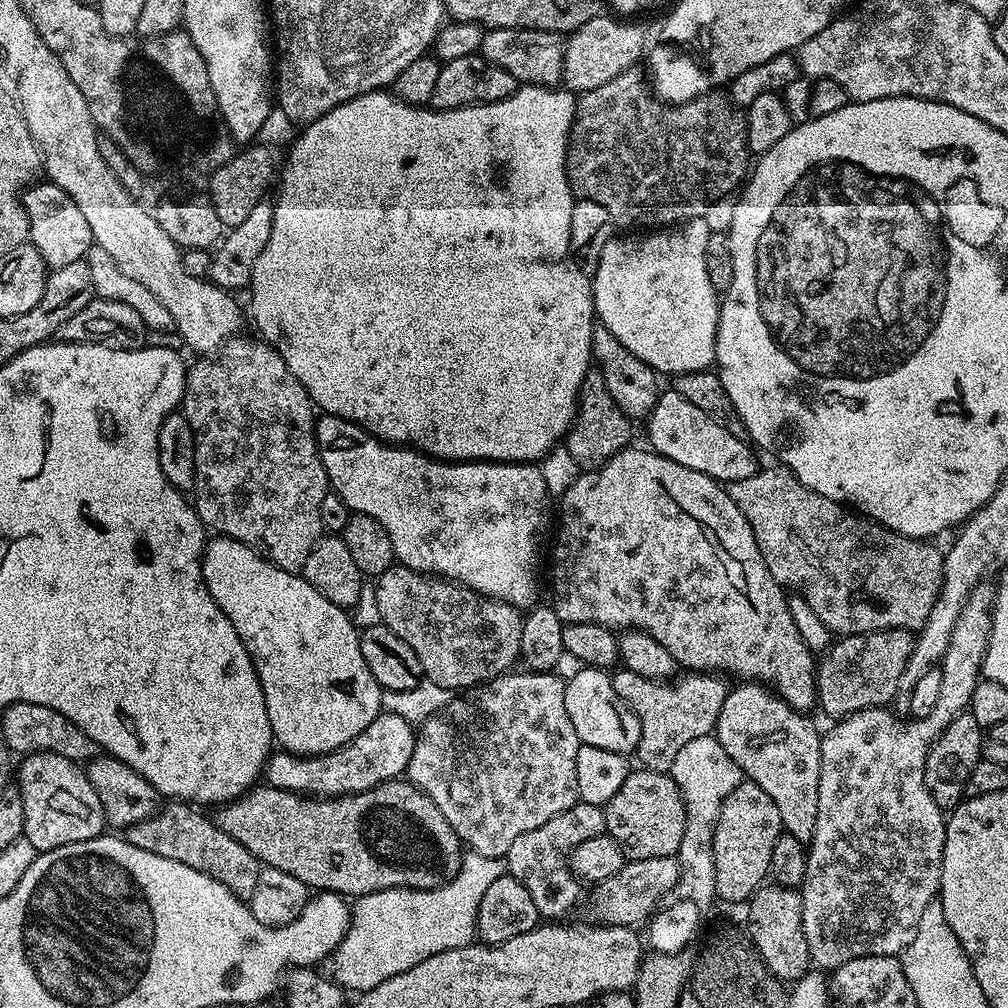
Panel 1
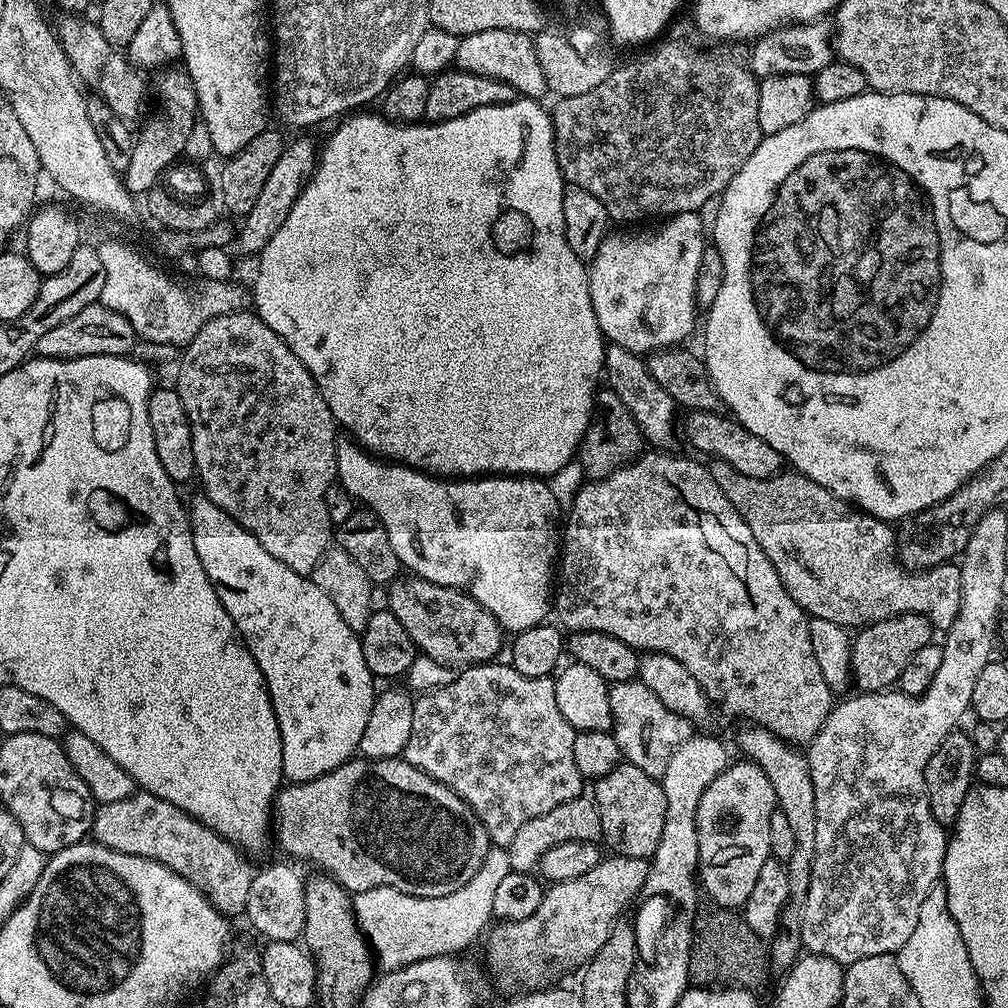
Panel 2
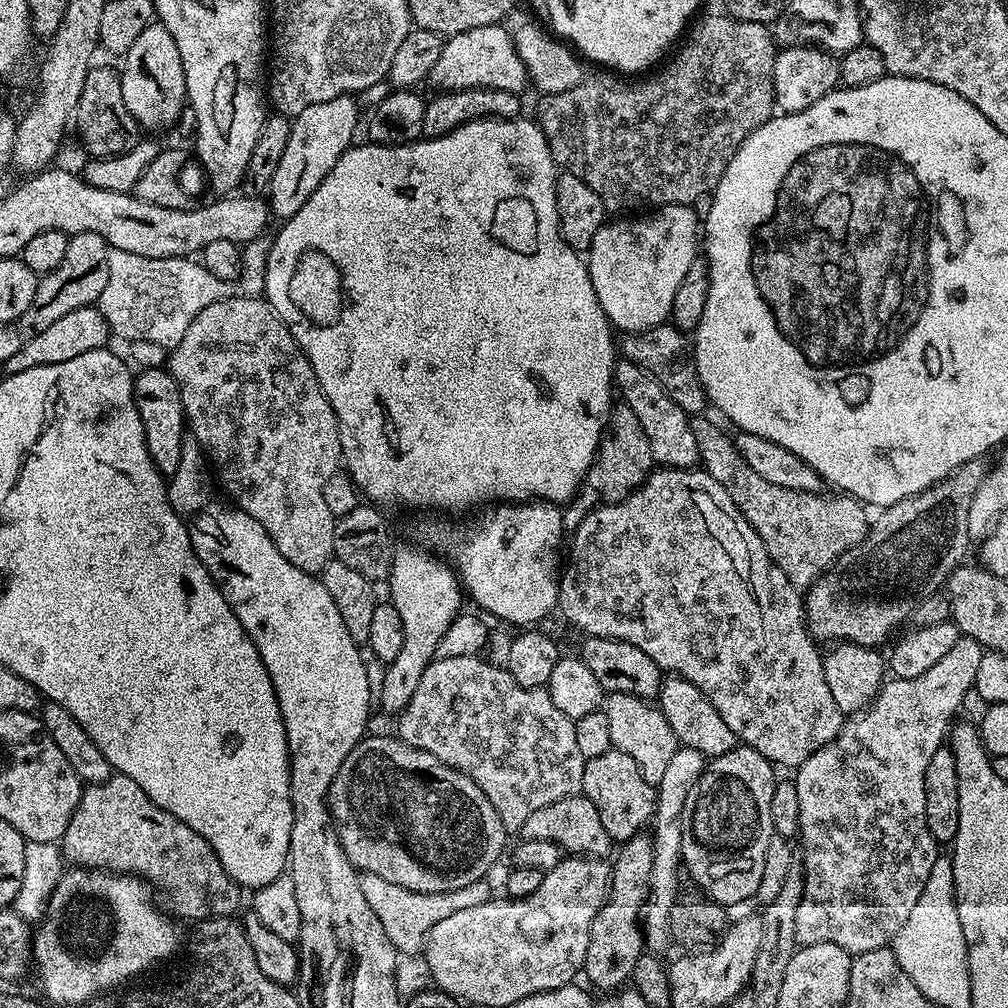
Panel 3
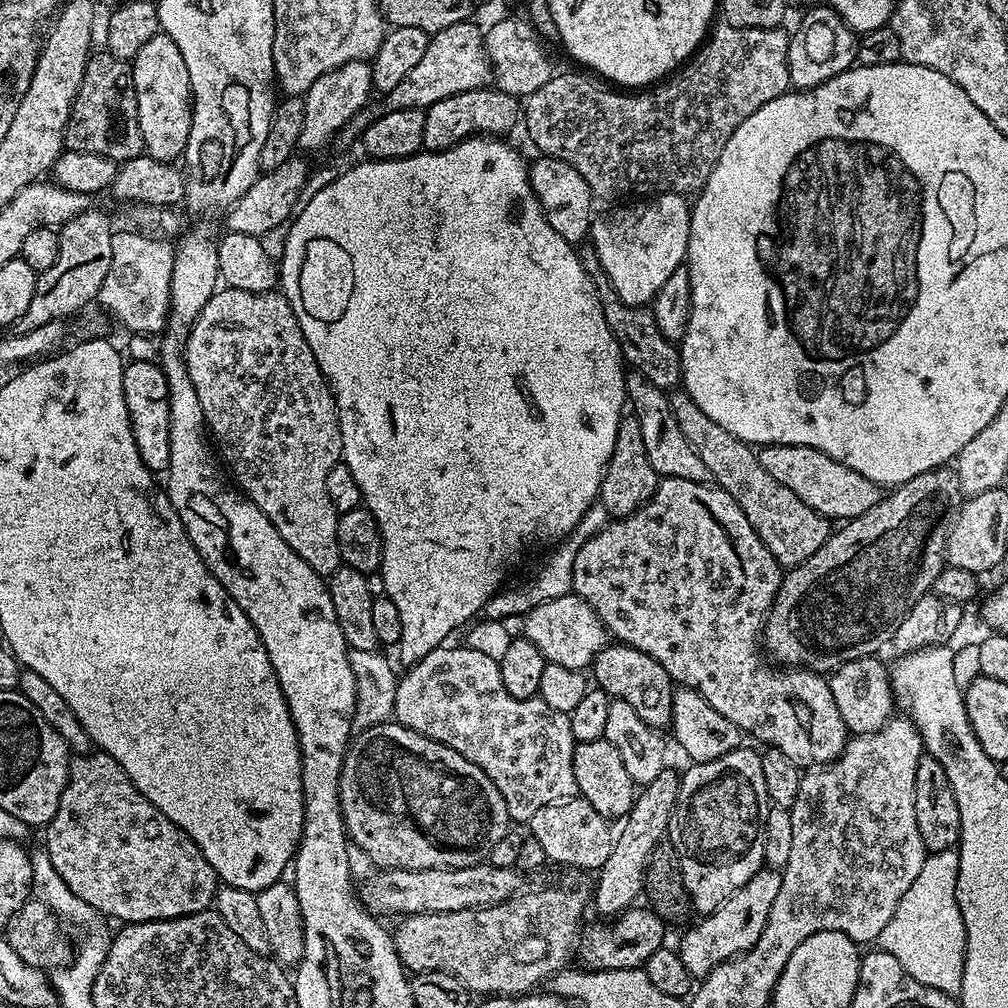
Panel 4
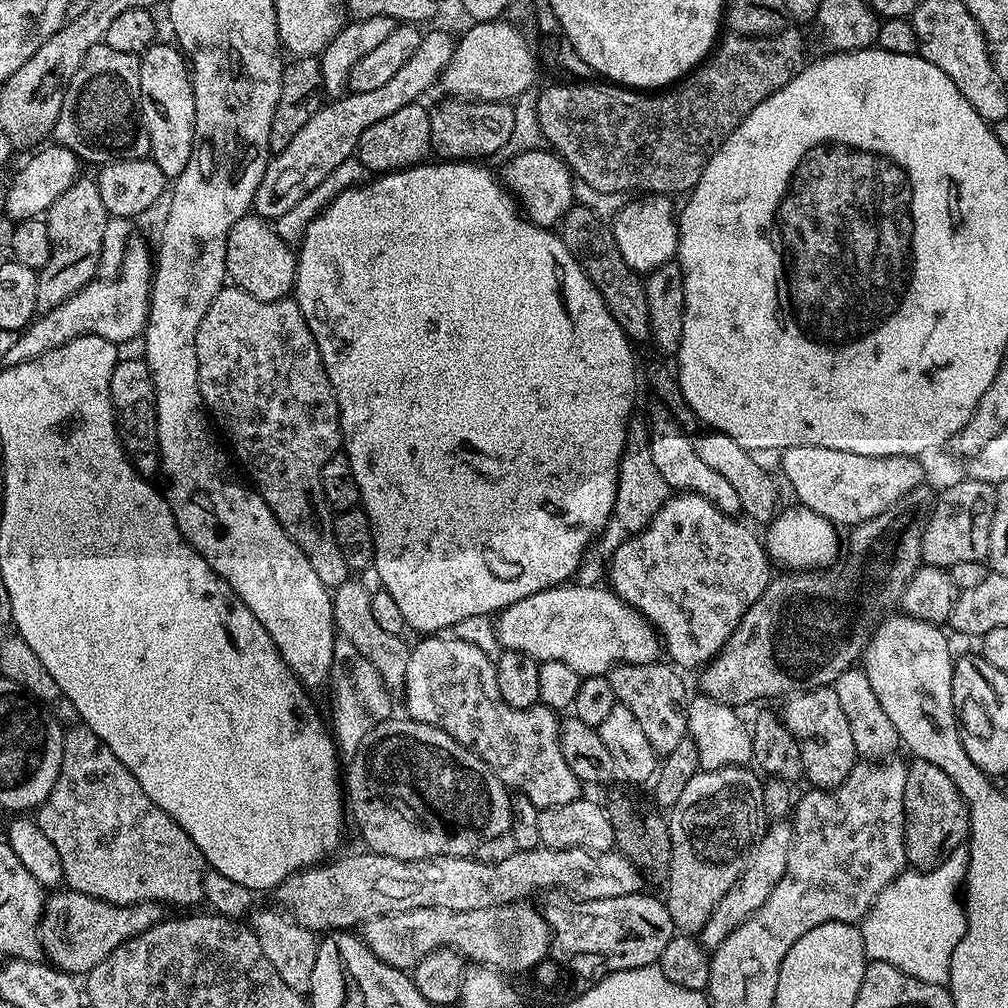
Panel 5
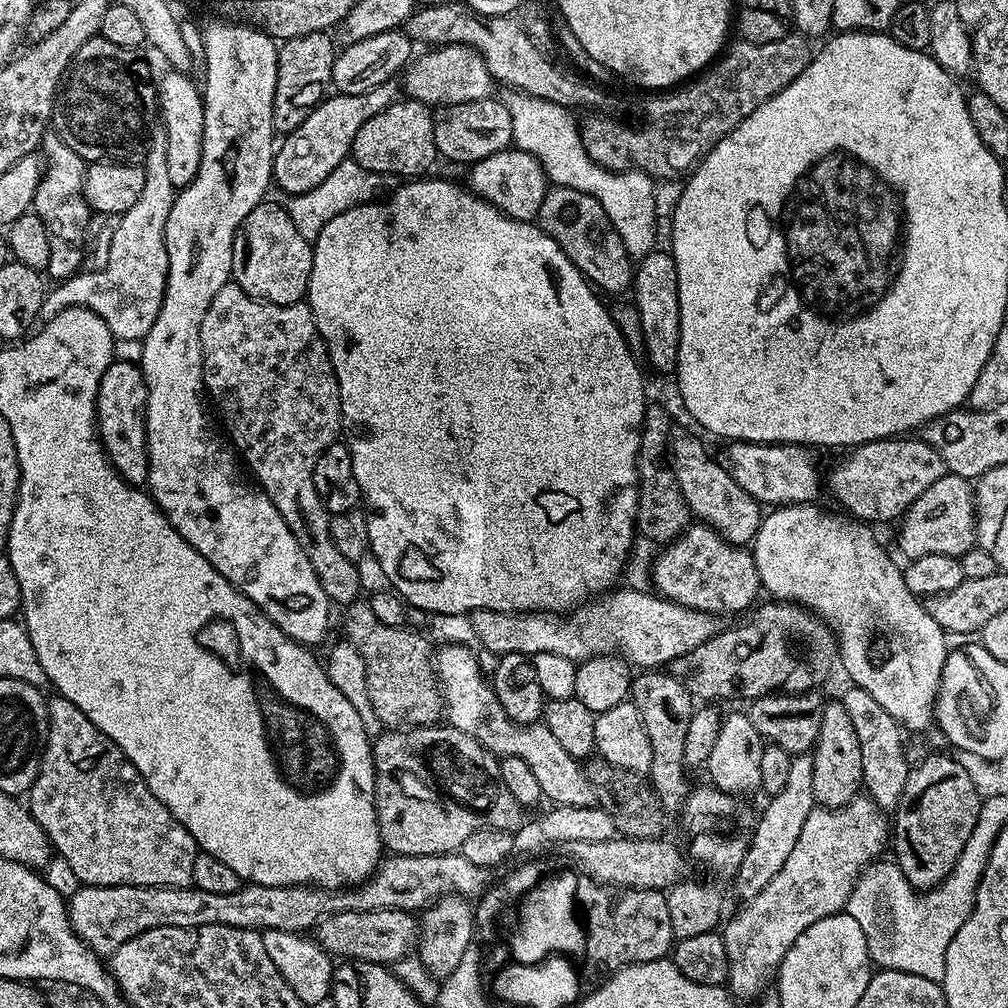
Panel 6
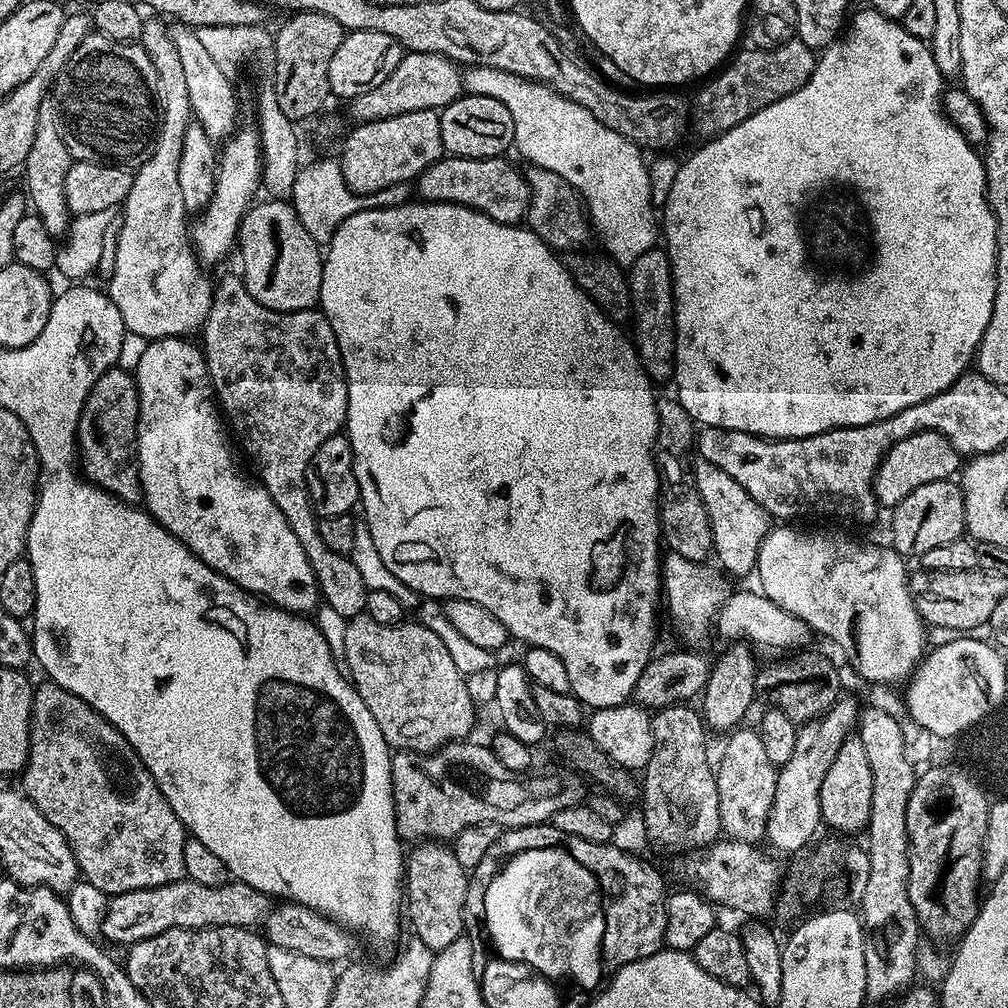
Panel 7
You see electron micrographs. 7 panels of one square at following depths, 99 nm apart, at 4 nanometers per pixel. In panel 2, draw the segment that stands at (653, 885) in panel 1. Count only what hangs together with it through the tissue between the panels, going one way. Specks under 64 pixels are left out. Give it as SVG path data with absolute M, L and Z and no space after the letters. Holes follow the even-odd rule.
M619 854L605 855L598 866L594 866L594 870L589 870L586 874L579 875L578 878L553 883L545 891L538 910L534 910L530 918L497 923L495 925L497 928L493 927L487 933L488 941L484 944L484 956L488 959L488 972L496 979L497 986L505 988L508 994L520 994L525 990L538 990L559 981L556 979L563 972L570 971L571 968L583 969L588 961L594 958L594 954L598 954L602 942L610 938L610 930L617 920L625 915L624 911L628 907L629 909L633 907L634 901L641 895L639 892L645 891L649 869L650 864L647 859L639 860Z

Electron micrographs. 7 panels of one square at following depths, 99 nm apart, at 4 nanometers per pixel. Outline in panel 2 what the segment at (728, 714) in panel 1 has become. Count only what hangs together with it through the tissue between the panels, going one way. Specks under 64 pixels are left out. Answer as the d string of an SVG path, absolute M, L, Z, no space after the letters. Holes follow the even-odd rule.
M744 726L740 732L740 748L745 757L751 760L770 778L774 786L777 809L786 814L786 822L794 833L794 855L786 861L790 878L790 898L784 912L780 915L780 927L770 940L770 964L780 974L794 967L802 955L800 943L800 913L810 890L810 874L814 870L814 854L818 842L818 814L814 810L814 782L810 778L808 757L799 747L787 744L770 730L755 726Z

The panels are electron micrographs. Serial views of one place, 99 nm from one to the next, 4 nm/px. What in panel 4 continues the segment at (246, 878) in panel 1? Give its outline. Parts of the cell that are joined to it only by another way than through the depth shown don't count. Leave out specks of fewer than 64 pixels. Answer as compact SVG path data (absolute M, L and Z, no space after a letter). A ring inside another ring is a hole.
M93 750L87 754L76 754L71 757L66 790L62 790L62 798L58 802L58 814L54 814L54 818L46 825L44 834L44 843L42 844L50 856L50 862L54 864L54 869L58 870L58 874L62 876L70 890L83 902L88 902L91 911L101 917L109 917L116 922L120 920L119 922L124 924L141 924L151 920L173 920L179 916L189 916L195 912L207 912L213 907L218 877L210 866L210 862L206 862L200 847L177 824L170 822L170 818L166 818L166 814L162 814L162 810L158 810L158 806L151 804L136 789L134 782L130 782L126 770L122 770L122 766L118 766L118 762L114 762L114 758L110 758L104 752Z

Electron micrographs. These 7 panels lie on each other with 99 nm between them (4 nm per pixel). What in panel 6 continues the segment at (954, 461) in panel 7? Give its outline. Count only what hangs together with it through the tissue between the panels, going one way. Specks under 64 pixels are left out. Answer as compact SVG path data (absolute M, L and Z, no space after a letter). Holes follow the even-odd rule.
M889 438L886 440L875 440L869 444L859 445L847 453L848 460L841 462L840 466L832 474L832 492L836 495L836 500L841 504L841 509L846 510L847 515L865 522L873 522L872 520L892 520L903 517L907 508L918 498L918 494L923 494L925 490L930 490L930 486L934 486L934 482L938 482L938 478L949 475L948 467L942 462L942 454L939 448L934 444L927 444L923 438Z

